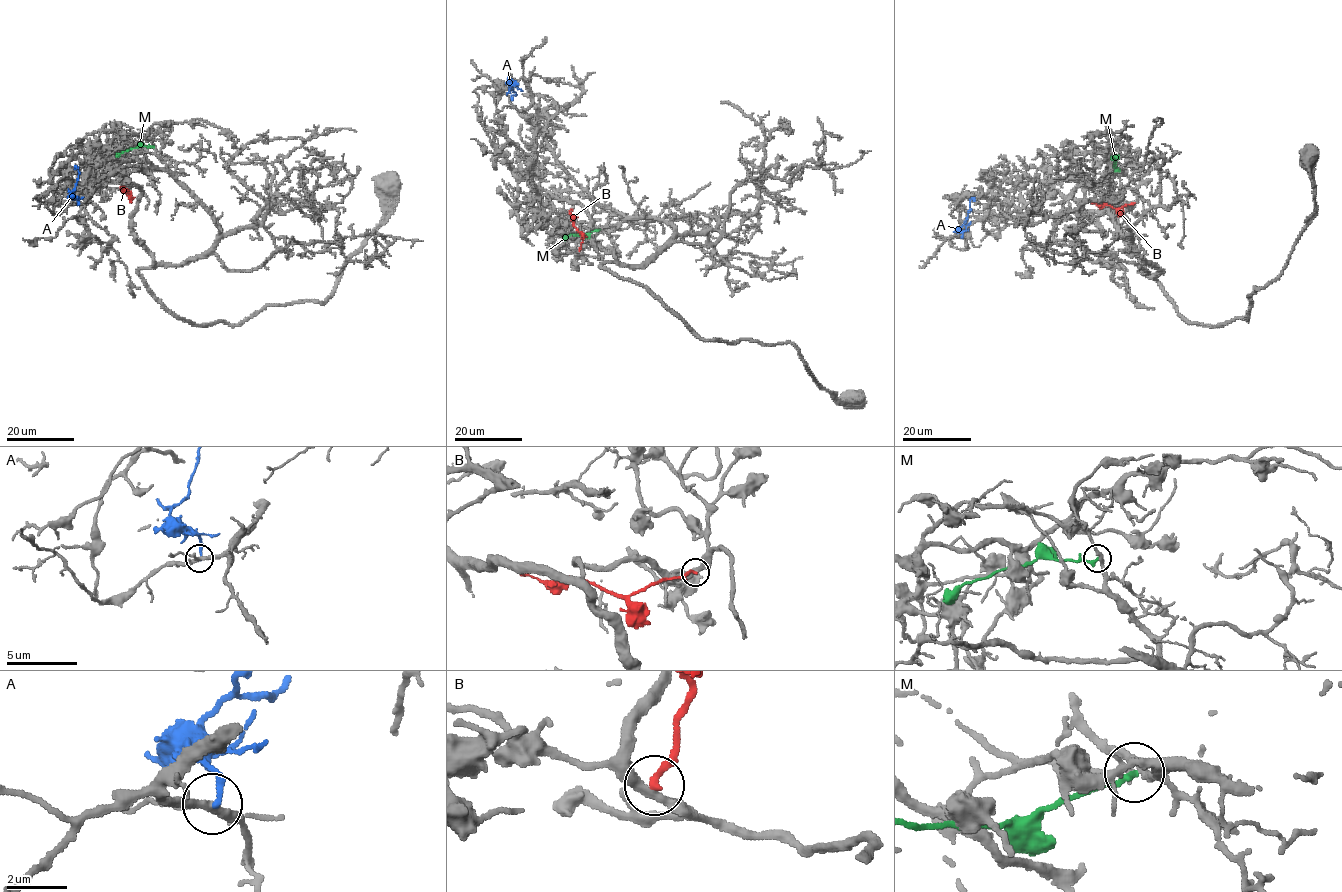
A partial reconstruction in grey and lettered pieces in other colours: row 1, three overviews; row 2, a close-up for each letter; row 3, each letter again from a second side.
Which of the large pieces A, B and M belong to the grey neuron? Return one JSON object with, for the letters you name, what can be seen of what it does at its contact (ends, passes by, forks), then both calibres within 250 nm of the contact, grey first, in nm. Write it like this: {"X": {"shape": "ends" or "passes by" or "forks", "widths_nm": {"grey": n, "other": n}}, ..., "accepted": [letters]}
{"accepted": []}

